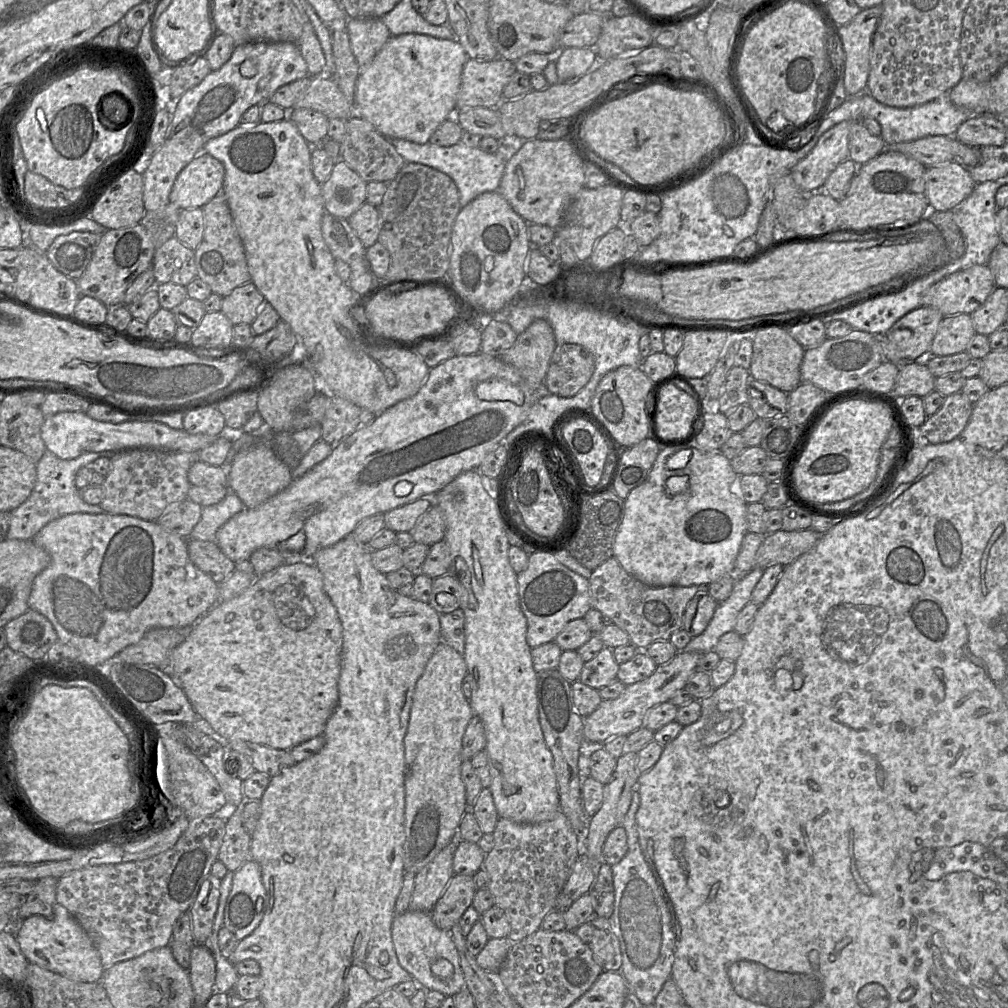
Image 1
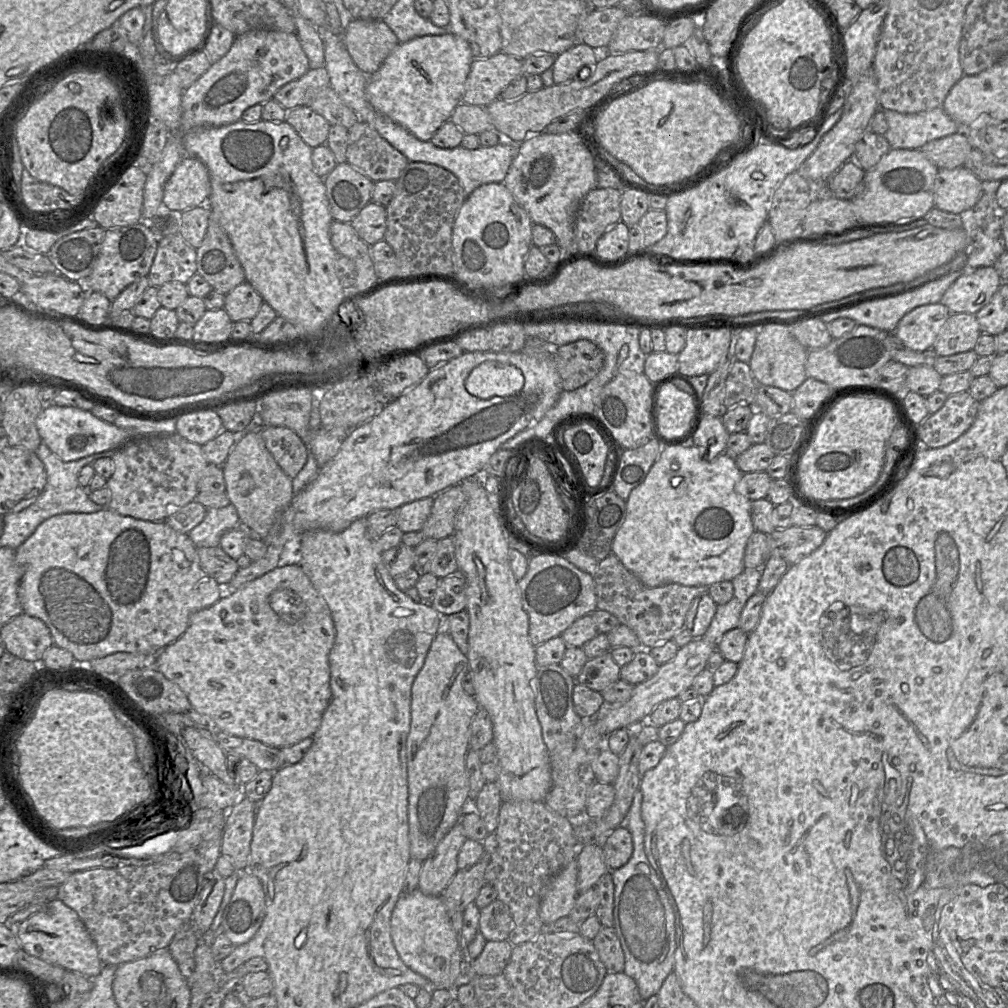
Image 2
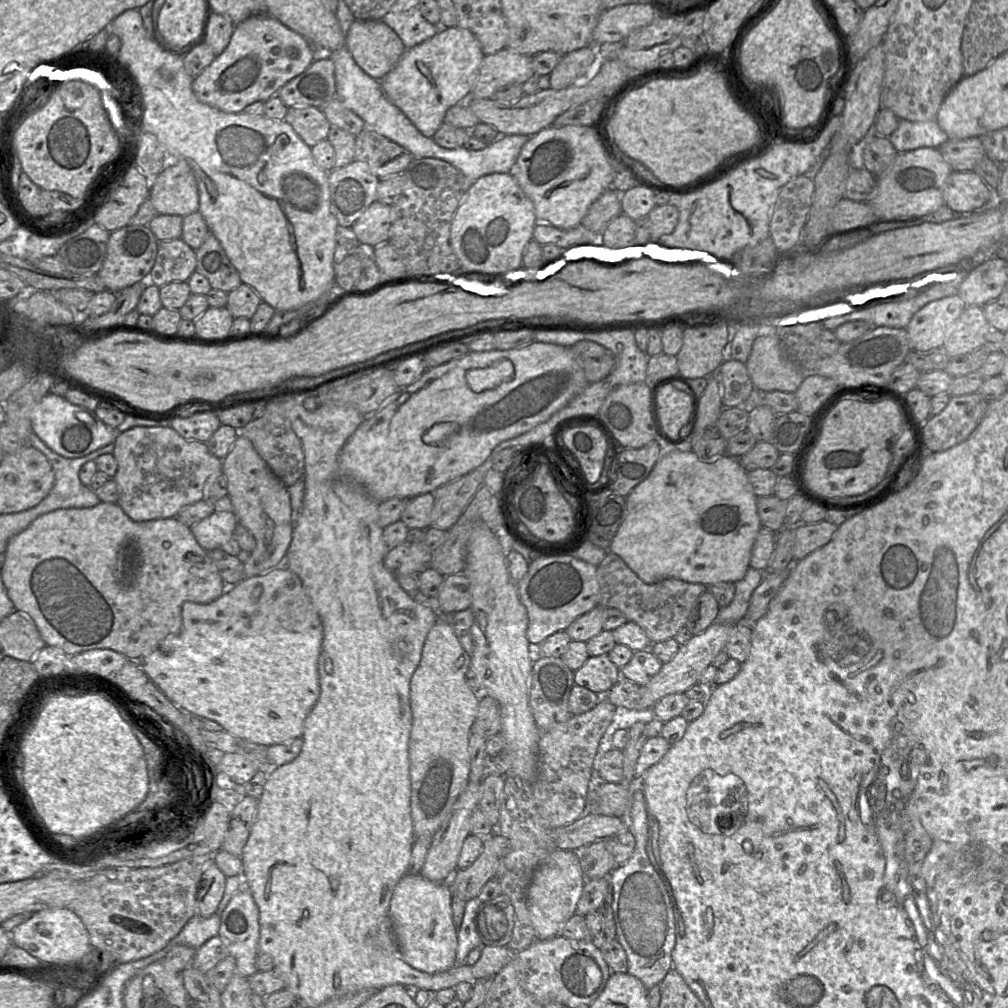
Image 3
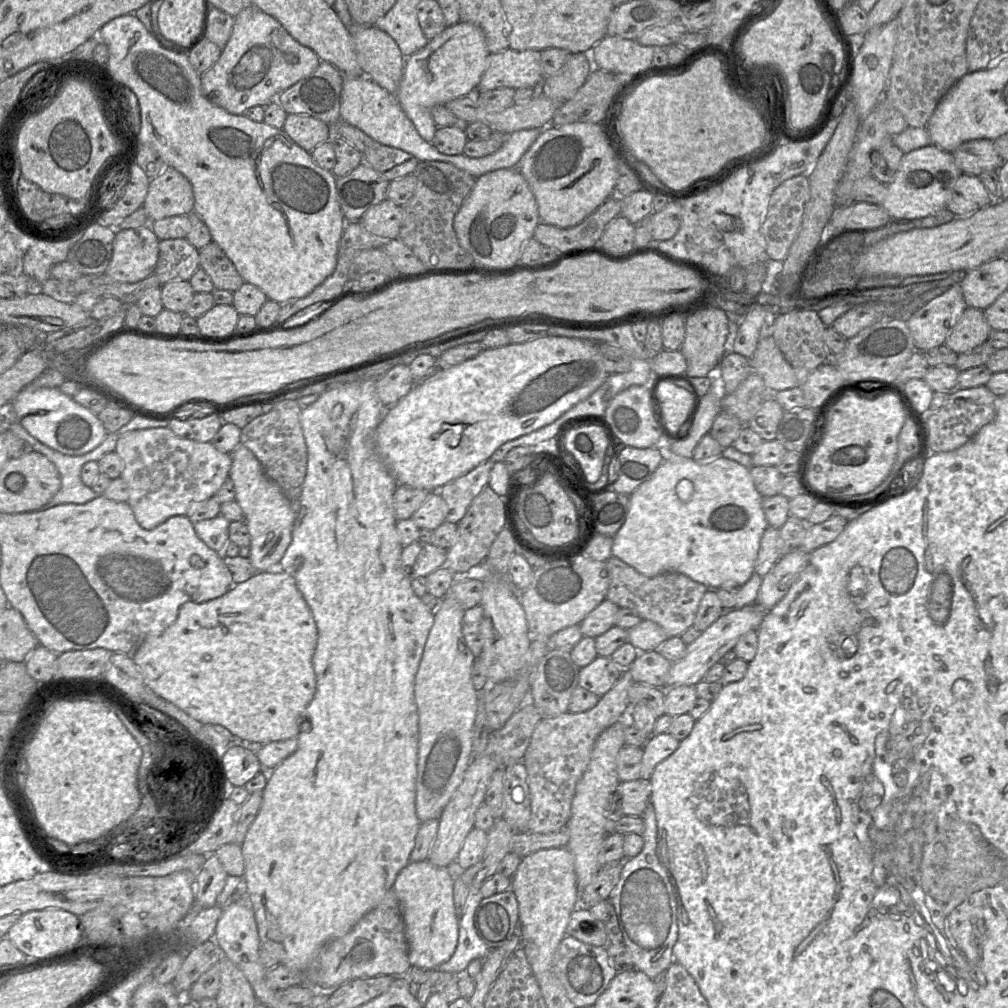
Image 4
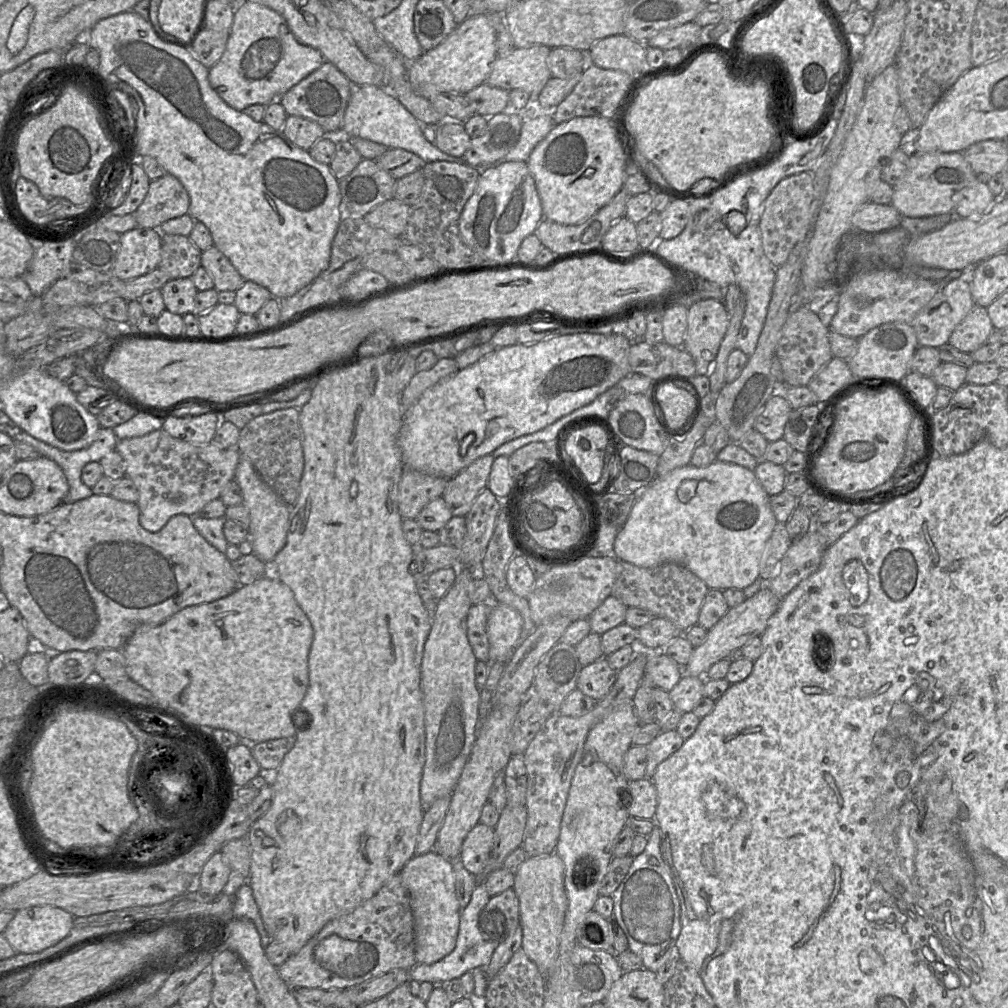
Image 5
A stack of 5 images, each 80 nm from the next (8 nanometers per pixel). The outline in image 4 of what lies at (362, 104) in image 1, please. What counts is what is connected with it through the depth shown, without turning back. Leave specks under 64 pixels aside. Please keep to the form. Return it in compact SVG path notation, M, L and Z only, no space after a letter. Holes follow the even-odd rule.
M459 22L446 27L423 49L406 58L403 76L395 96L425 141L431 143L438 128L432 118L432 108L474 94L488 65L489 56L482 29L470 22Z

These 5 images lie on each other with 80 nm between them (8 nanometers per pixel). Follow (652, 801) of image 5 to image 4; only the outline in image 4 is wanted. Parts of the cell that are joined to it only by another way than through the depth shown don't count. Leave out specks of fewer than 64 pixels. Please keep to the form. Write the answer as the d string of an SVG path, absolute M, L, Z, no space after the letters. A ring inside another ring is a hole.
M649 780L620 781L617 793L620 796L620 810L624 816L642 816L647 805L651 804Z

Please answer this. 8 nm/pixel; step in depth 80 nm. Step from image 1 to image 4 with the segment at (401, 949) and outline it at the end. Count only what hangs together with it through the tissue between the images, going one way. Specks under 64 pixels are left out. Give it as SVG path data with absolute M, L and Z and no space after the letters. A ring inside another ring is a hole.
M429 860L409 862L392 886L401 907L408 944L408 959L413 967L433 970L453 955L459 931L453 889L455 871L433 865Z

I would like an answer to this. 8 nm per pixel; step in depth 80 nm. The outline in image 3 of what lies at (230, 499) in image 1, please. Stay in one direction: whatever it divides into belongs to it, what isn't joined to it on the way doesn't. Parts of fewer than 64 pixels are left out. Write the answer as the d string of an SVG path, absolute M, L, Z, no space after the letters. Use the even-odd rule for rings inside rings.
M215 511L190 528L199 545L206 551L211 551L222 548L232 538L238 524L233 511Z

